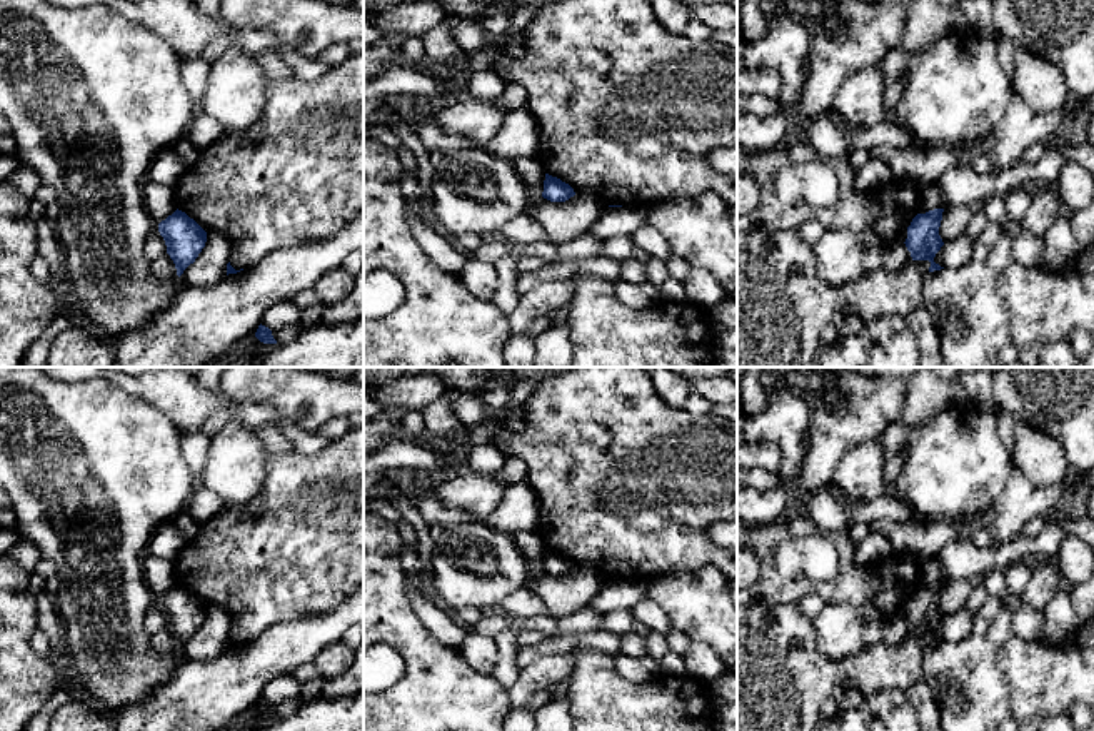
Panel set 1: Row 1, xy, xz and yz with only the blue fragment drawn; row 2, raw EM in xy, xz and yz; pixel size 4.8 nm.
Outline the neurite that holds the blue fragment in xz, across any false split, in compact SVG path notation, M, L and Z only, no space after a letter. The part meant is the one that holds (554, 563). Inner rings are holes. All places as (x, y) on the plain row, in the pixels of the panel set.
M545 547L544 566L542 566L544 572L550 576L565 576L574 569L575 566L569 557L562 556L557 551Z

